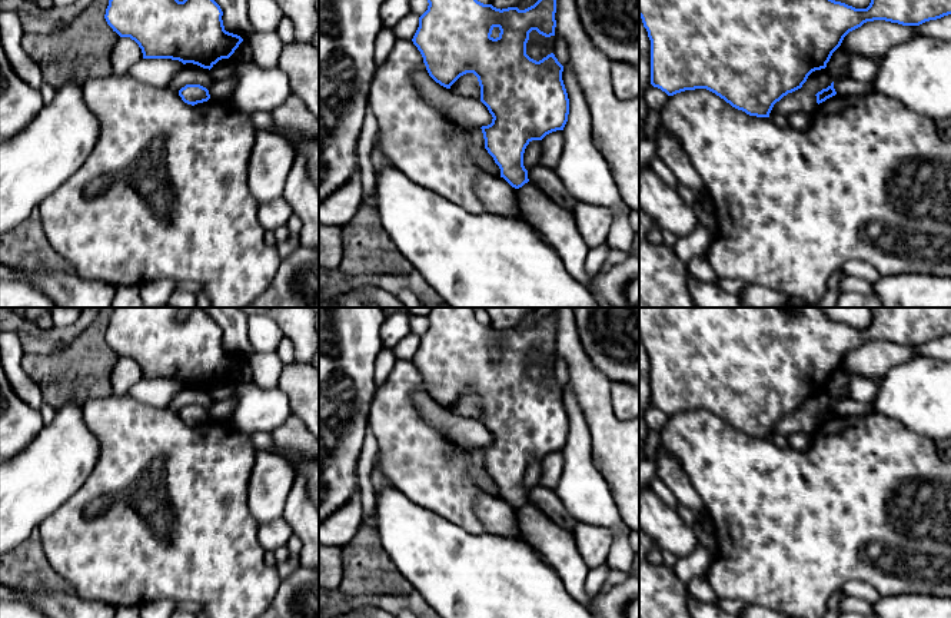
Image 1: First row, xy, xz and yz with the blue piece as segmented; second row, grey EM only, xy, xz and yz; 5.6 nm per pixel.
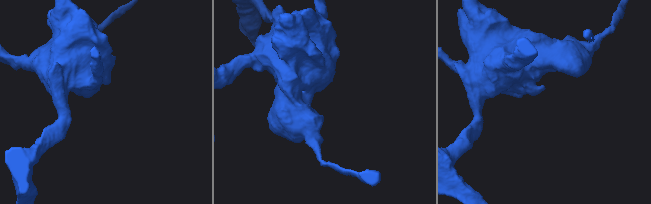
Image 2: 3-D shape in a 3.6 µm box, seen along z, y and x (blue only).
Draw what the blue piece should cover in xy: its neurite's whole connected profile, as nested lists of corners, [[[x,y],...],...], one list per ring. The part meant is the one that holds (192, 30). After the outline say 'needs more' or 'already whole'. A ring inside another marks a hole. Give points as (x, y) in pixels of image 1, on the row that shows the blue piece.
[[[109,0],[104,19],[120,37],[130,37],[139,44],[143,59],[172,59],[210,70],[243,41],[225,30],[222,16],[215,0]]]; already whole

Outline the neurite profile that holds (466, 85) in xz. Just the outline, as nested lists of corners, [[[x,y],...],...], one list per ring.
[[[473,73],[460,76],[452,86],[450,90],[481,100],[481,86],[478,77]]]

